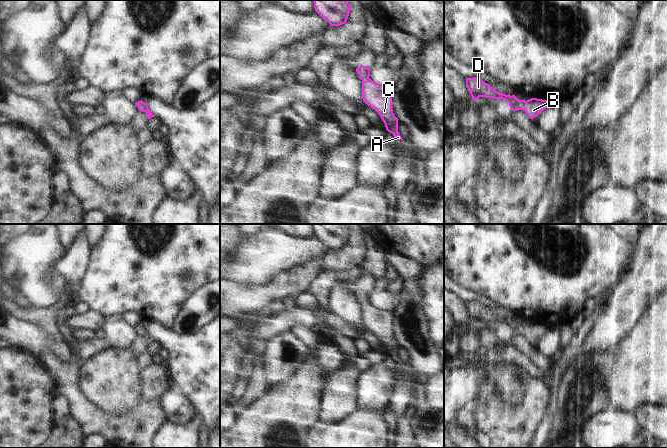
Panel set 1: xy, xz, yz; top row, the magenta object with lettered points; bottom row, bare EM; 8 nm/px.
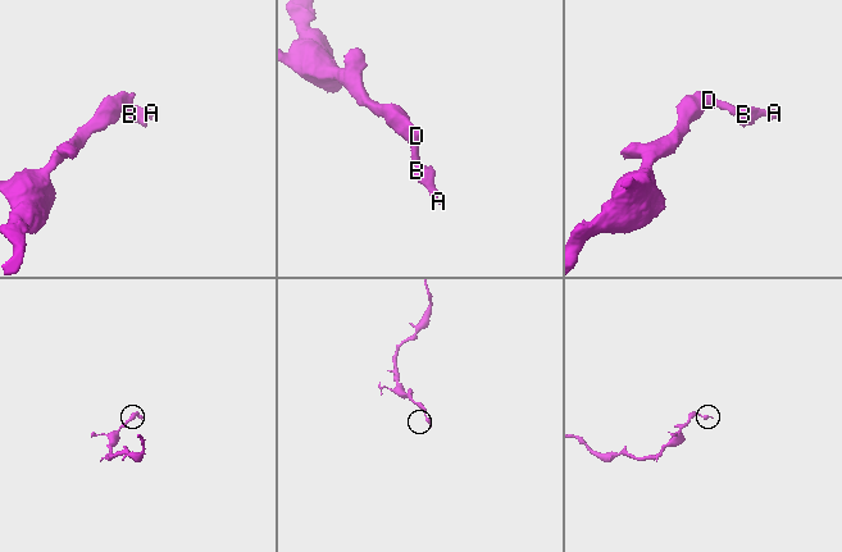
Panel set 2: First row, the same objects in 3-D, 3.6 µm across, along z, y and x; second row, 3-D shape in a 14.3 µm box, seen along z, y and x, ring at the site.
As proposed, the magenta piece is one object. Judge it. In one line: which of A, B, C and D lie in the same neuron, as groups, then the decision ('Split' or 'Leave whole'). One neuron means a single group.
Groups: A B C D. Leave whole

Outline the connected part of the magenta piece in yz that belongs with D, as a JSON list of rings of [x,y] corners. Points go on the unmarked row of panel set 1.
[[[466,302],[466,310],[474,325],[477,325],[479,321],[506,324],[512,335],[524,334],[530,343],[537,341],[549,330],[547,324],[531,322],[525,325],[519,324],[515,319],[499,317],[479,302]]]

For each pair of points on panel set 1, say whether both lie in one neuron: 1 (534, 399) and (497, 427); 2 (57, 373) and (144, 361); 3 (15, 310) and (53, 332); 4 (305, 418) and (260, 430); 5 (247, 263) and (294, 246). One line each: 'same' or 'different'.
1: same
2: different
3: same
4: same
5: same

